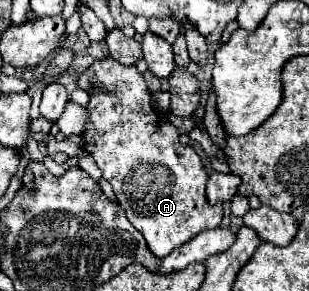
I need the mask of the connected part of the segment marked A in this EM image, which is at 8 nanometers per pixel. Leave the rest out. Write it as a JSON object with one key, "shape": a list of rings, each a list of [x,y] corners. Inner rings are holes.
{"shape":[[[102,58],[96,60],[92,66],[88,66],[84,74],[78,76],[76,86],[80,90],[86,90],[90,96],[86,104],[90,122],[82,134],[84,150],[96,160],[104,180],[112,184],[118,204],[126,212],[126,218],[146,238],[146,244],[154,256],[164,258],[174,248],[192,240],[196,234],[220,226],[222,204],[218,202],[212,206],[206,200],[208,172],[200,156],[194,152],[192,146],[180,144],[180,134],[176,126],[164,114],[158,114],[152,108],[150,92],[136,66],[124,66],[114,58]]]}

